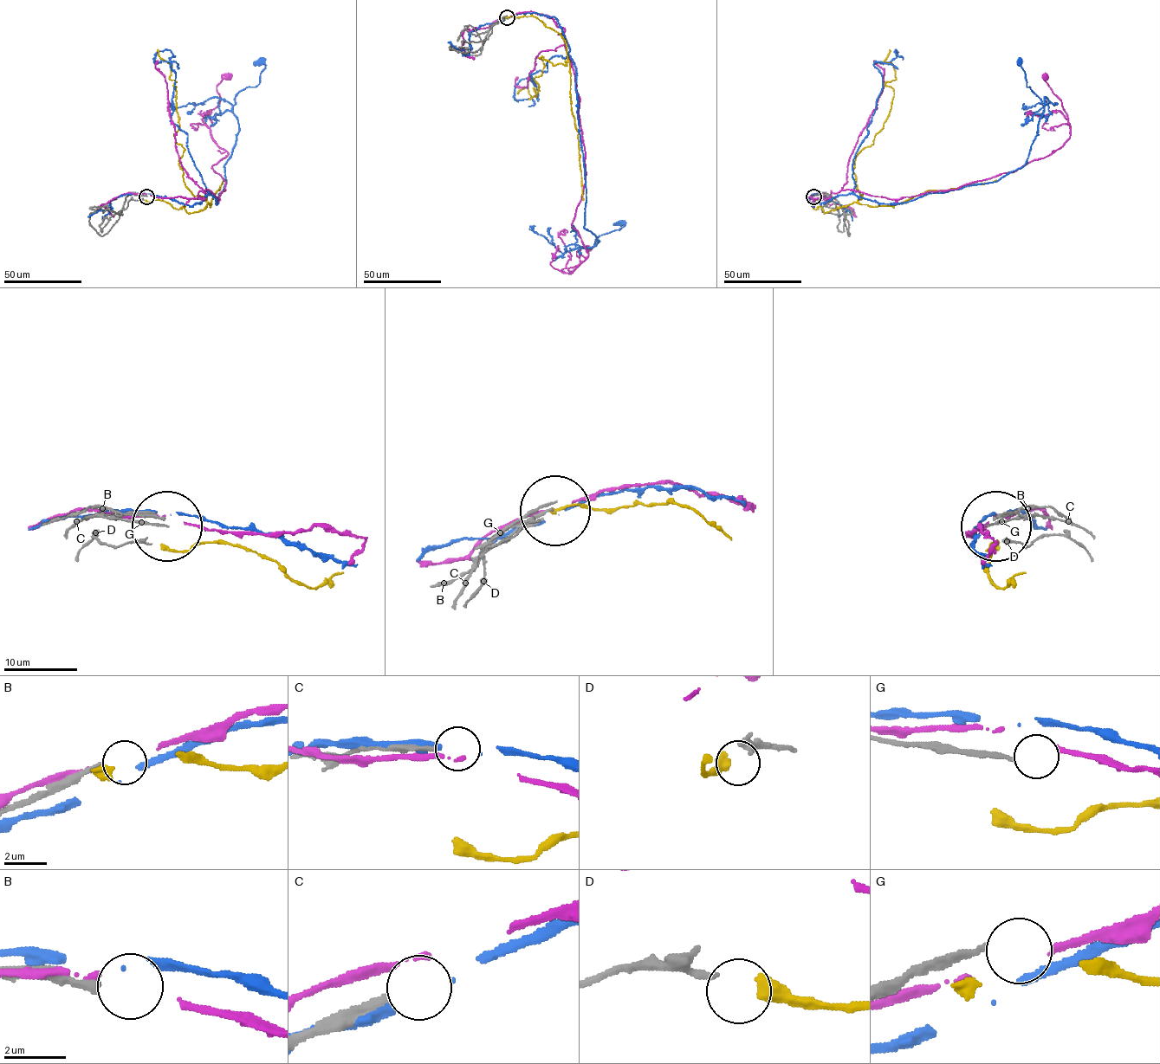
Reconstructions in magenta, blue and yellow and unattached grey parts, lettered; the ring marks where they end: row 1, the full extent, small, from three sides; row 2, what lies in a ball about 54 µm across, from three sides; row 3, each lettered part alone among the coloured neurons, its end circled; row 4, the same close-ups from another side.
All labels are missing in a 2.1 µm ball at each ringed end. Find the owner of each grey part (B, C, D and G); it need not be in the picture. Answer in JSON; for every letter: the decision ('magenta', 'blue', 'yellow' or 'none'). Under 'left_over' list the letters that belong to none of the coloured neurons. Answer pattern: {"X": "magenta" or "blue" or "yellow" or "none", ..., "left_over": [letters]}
{"B": "none", "C": "none", "D": "yellow", "G": "none", "left_over": ["B", "C", "G"]}

